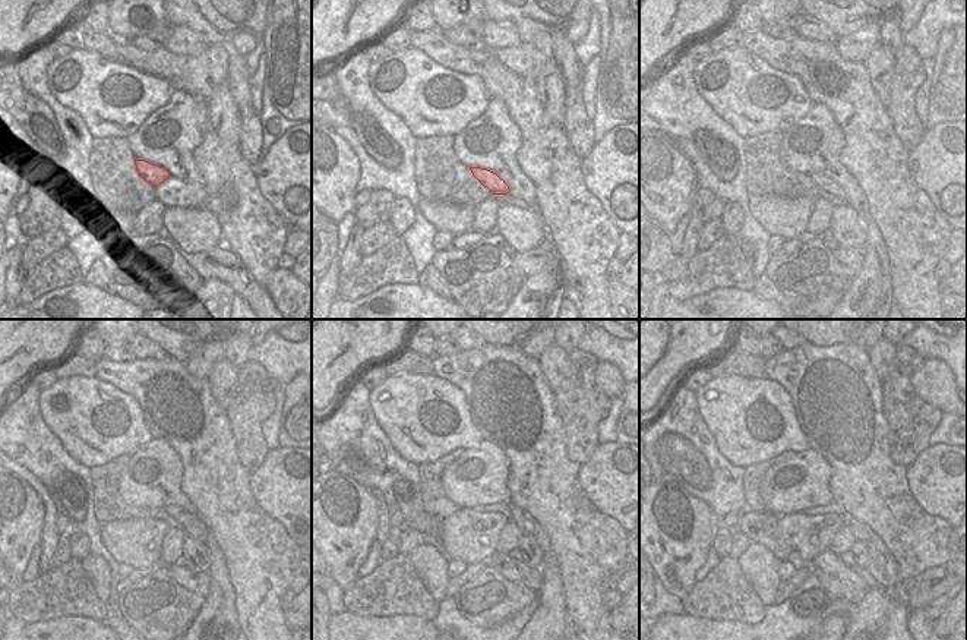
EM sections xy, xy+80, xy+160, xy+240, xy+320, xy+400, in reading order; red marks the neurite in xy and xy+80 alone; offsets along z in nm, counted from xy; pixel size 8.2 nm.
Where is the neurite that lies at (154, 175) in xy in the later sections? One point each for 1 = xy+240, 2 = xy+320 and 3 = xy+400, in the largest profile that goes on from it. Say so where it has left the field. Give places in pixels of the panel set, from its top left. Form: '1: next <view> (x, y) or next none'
1: next xy+240 (192, 525)
2: next xy+320 (528, 527)
3: next xy+400 (882, 567)

